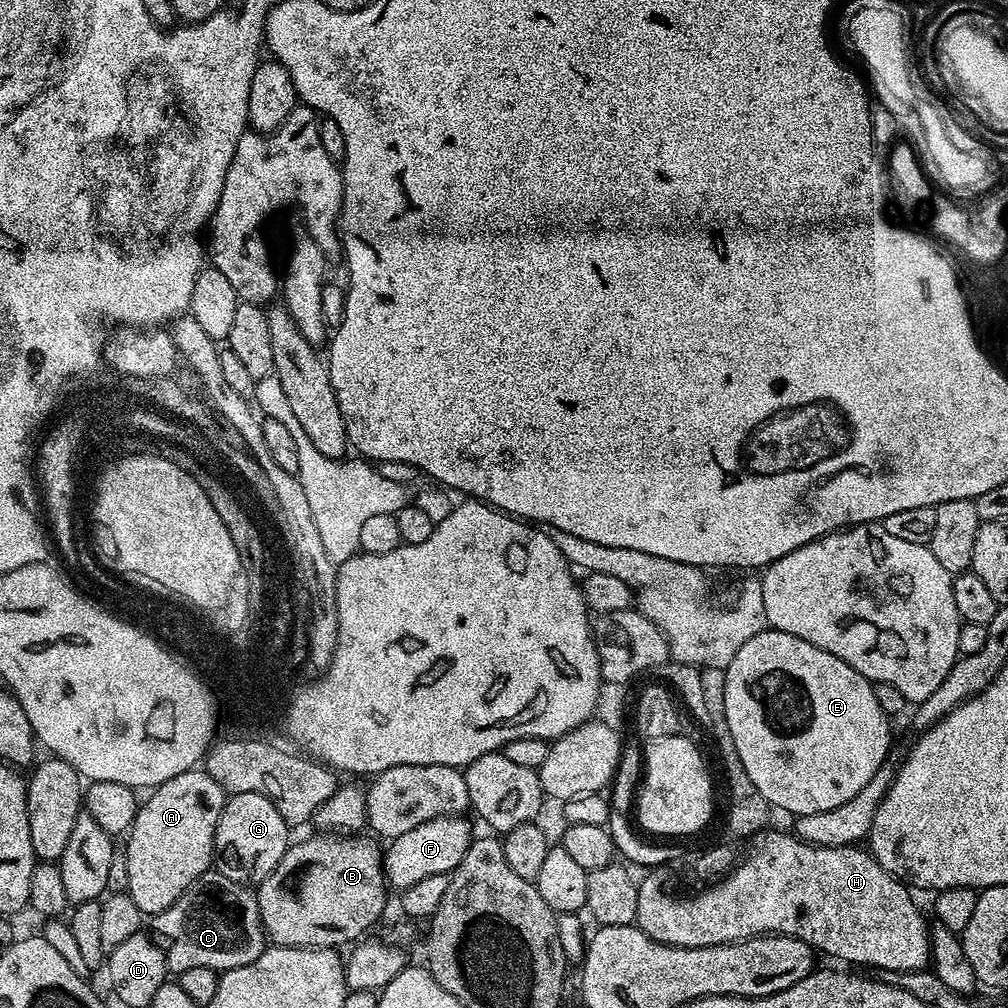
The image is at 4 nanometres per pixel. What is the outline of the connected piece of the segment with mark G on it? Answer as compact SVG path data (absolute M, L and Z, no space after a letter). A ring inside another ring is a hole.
M231 794L224 801L224 809L218 818L214 834L215 871L222 873L234 882L247 885L248 880L263 882L265 878L282 862L290 843L290 825L278 814L278 806L262 794Z

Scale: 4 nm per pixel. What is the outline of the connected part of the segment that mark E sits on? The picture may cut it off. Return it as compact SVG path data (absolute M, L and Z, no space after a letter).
M765 630L750 638L735 654L726 674L726 726L738 750L750 782L762 790L773 809L792 812L793 817L818 814L822 810L834 810L849 798L854 798L874 774L878 766L889 759L888 747L892 744L890 717L878 706L874 698L872 681L867 680L854 666L846 666L842 658L834 658L794 634Z

